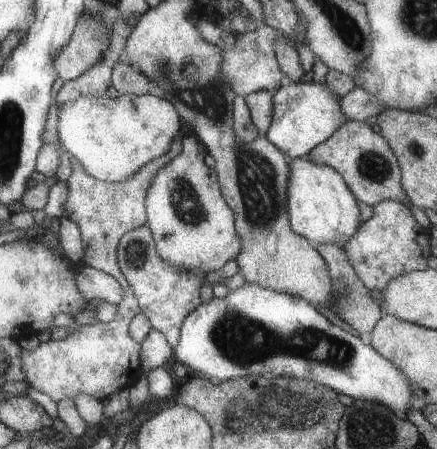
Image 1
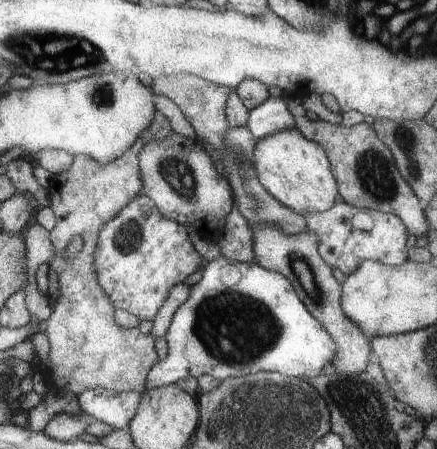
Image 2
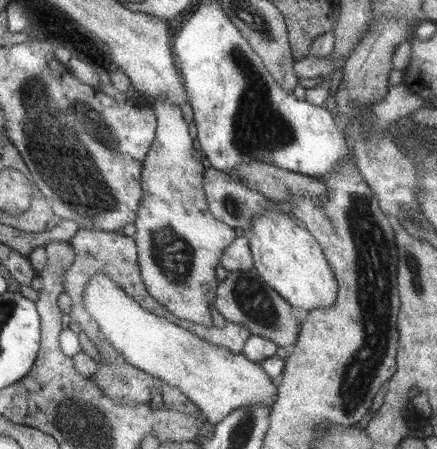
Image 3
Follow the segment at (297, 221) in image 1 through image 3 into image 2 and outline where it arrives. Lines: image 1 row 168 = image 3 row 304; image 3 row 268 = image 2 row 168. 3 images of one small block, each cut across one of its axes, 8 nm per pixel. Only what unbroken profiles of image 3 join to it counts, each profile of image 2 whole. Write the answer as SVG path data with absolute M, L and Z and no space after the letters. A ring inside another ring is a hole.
M283 130L255 144L253 150L255 174L259 184L289 210L305 214L321 214L339 202L339 186L331 172L331 162L325 150L307 140L299 130Z

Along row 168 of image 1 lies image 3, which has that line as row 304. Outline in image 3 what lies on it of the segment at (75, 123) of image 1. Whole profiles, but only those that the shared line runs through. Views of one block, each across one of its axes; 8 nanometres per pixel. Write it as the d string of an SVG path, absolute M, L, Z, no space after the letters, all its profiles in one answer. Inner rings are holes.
M99 272L87 284L83 300L93 322L97 322L99 332L113 344L115 350L123 354L125 362L137 370L153 374L167 386L177 388L201 410L211 426L223 422L223 418L243 406L275 404L277 380L265 374L259 364L247 360L243 354L231 354L223 346L205 342L193 332L169 324L165 318L149 314L143 306L139 306L139 302L135 302L115 282L111 282L105 272Z

